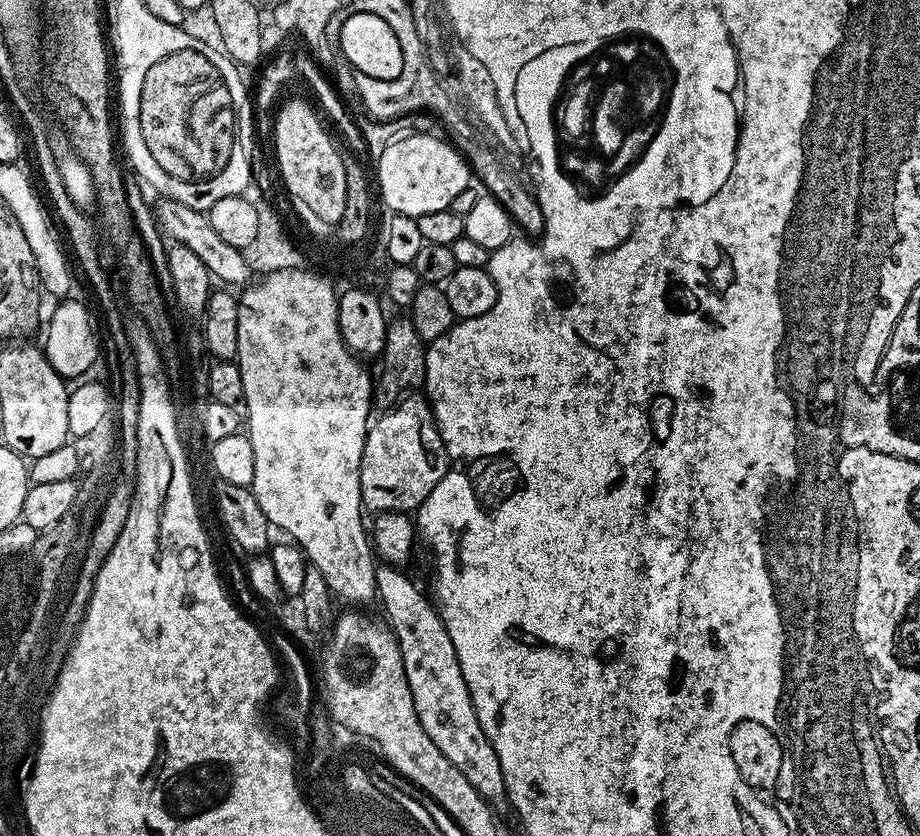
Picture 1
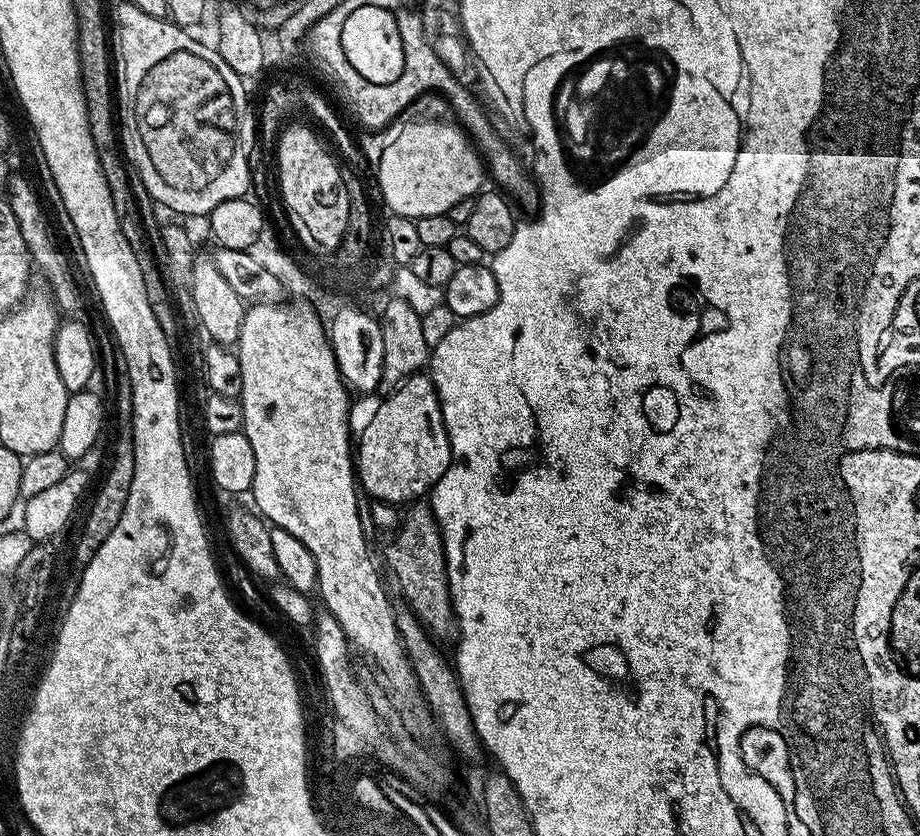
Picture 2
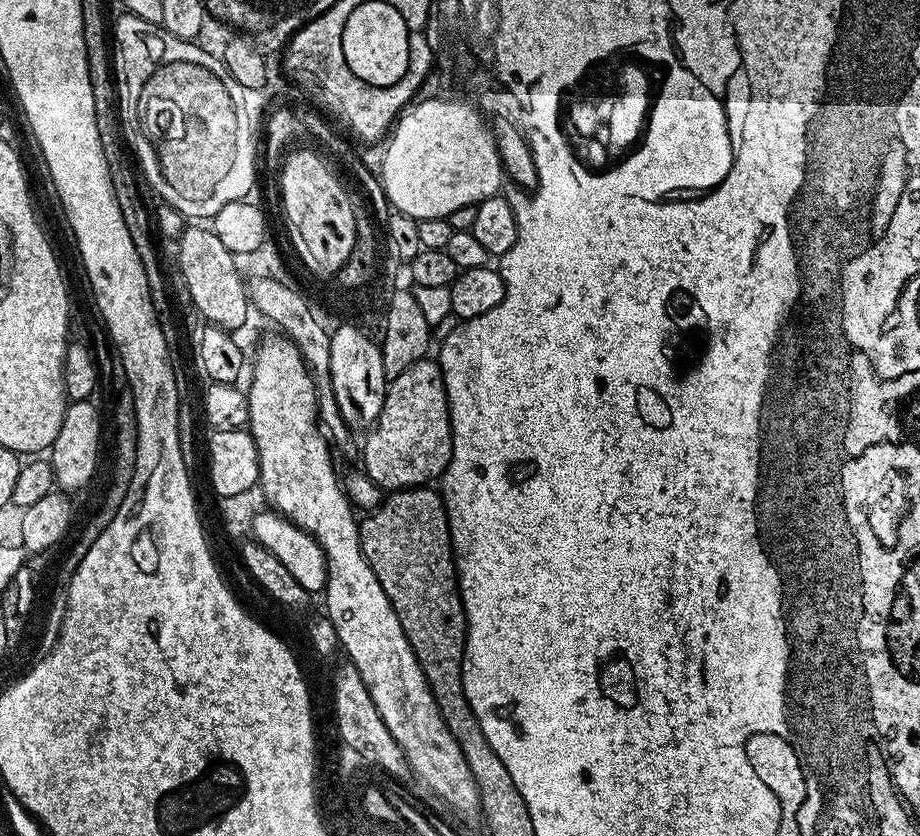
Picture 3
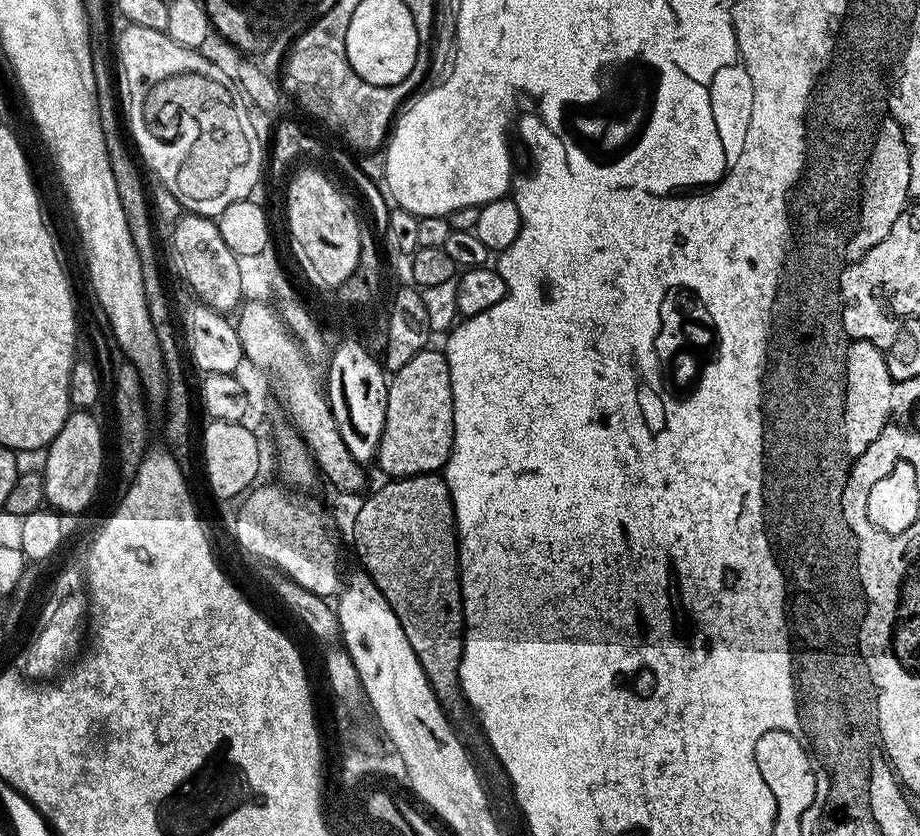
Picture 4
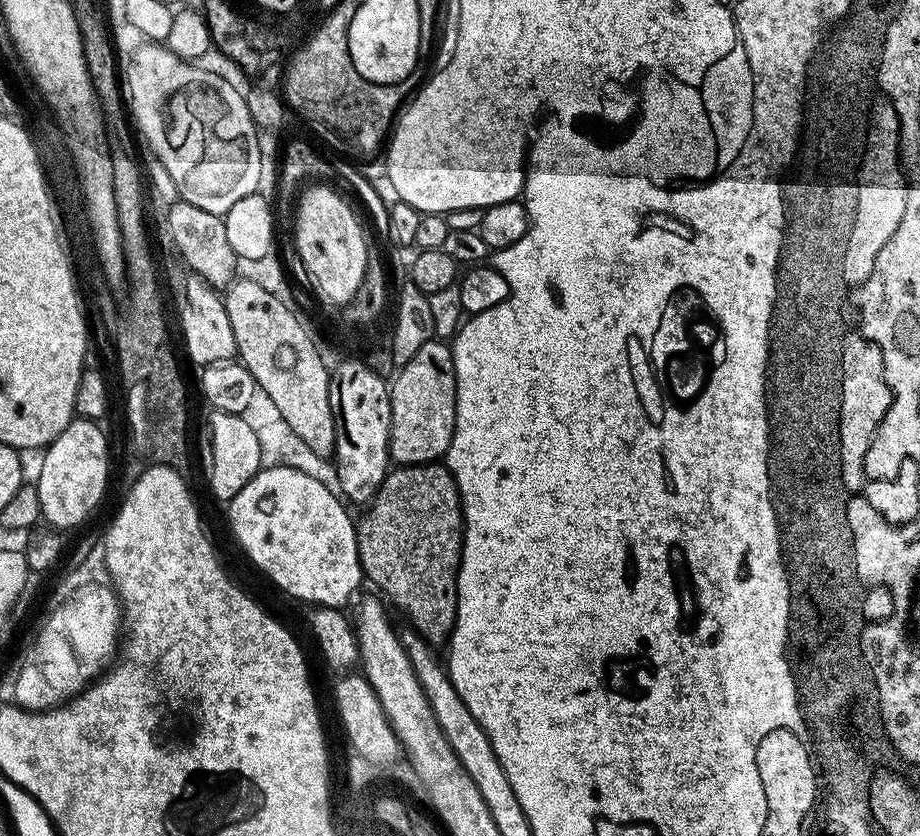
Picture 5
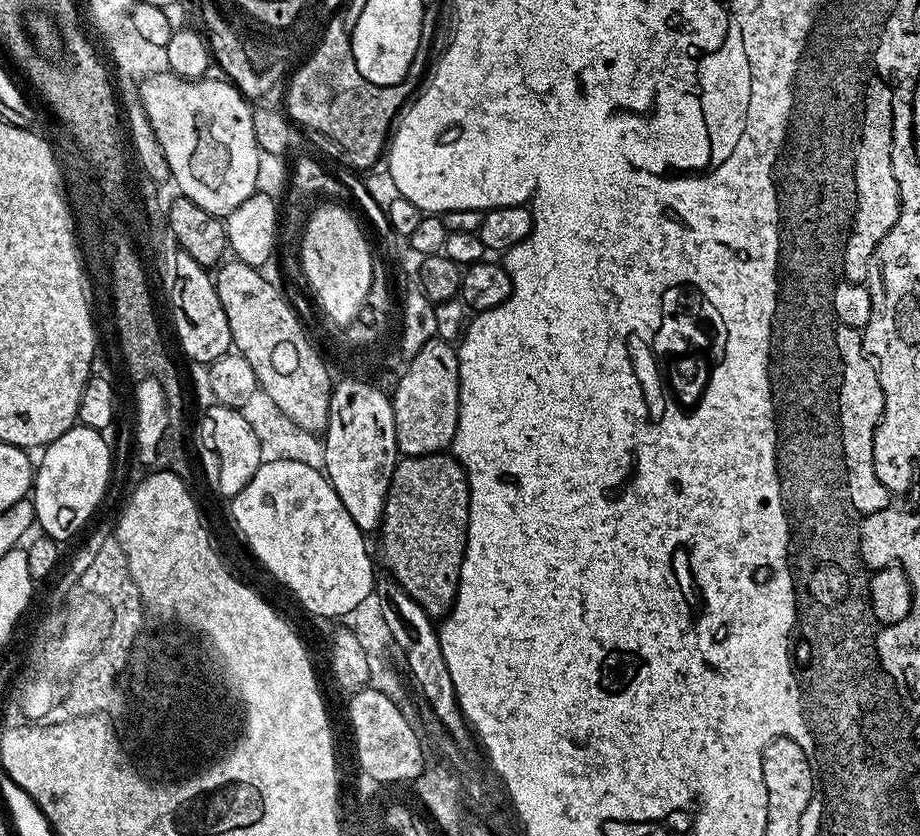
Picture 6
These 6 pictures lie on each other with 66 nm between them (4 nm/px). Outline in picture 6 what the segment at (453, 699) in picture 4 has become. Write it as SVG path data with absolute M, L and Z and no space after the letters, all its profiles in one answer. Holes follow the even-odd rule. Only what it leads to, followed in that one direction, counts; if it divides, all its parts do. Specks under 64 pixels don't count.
M443 451L397 459L384 507L384 518L378 529L378 560L388 567L385 568L387 575L403 586L406 594L410 594L410 598L414 598L414 602L418 602L418 606L422 606L422 610L426 610L426 614L433 618L447 616L456 600L464 551L468 545L469 510L468 475L455 456Z

